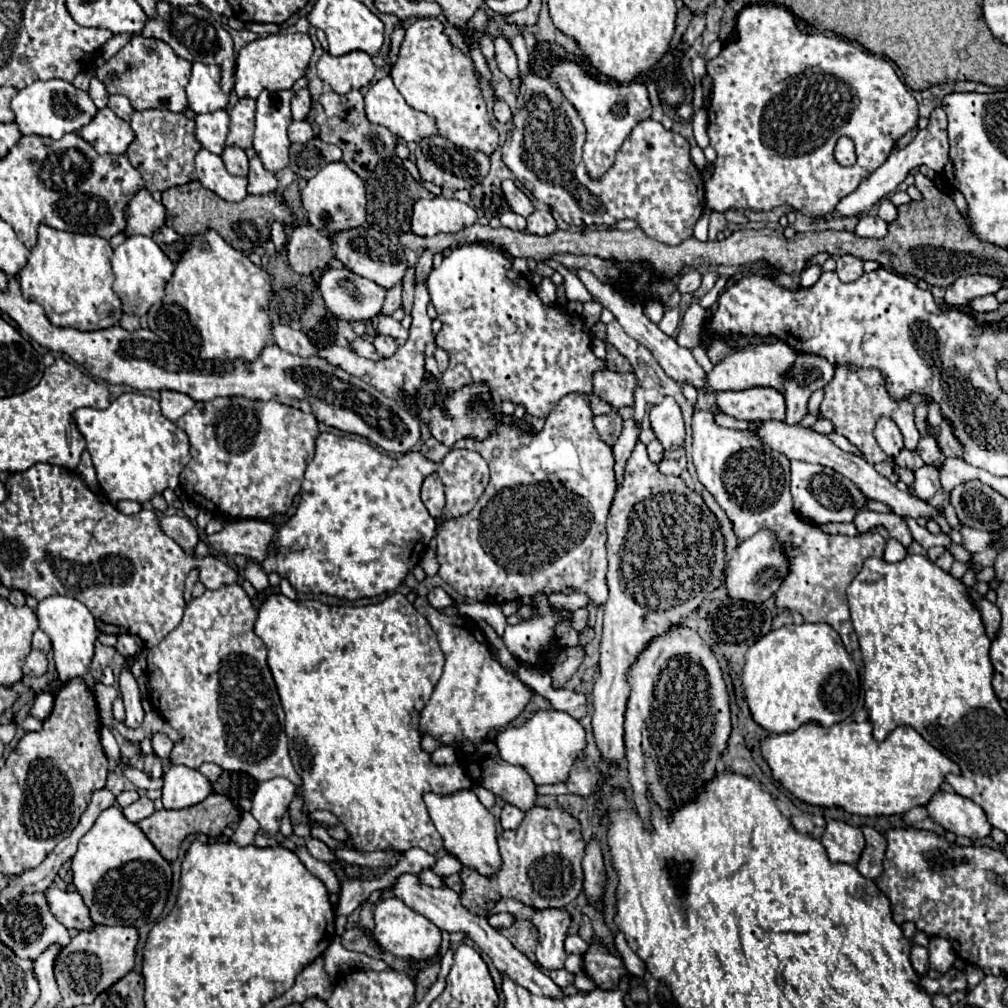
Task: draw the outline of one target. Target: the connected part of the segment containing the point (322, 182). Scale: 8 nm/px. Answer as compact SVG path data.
M336 161L320 169L308 181L302 191L302 205L308 213L310 225L314 225L324 235L354 229L366 221L366 187L364 181L344 161Z

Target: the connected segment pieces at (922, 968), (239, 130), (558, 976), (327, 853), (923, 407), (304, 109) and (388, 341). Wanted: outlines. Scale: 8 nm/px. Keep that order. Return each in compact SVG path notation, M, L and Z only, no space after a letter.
M912 945L912 953L910 953L910 963L916 969L916 973L924 975L928 971L928 951L926 947L920 945Z
M240 99L234 107L228 109L230 113L230 133L226 145L236 145L242 149L252 147L254 135L254 115L256 115L256 101L254 99Z
M537 963L536 966L561 988L571 985L574 981L574 975L568 973L565 969L548 971Z
M314 837L308 839L308 841L306 841L306 847L308 847L308 851L310 851L310 855L312 855L314 859L320 859L320 861L324 861L324 863L336 861L334 855L332 855L332 851L328 849L328 845L322 843L320 839L314 839Z
M910 395L910 403L916 405L914 413L914 423L916 429L920 431L920 437L926 437L926 417L928 417L928 403L920 395Z
M300 89L300 91L292 97L292 117L294 117L294 119L306 119L310 107L312 107L310 91L308 91L308 89Z
M378 335L378 337L374 339L374 347L376 347L376 351L378 351L380 357L392 357L398 345L396 345L396 339L394 339L394 337Z

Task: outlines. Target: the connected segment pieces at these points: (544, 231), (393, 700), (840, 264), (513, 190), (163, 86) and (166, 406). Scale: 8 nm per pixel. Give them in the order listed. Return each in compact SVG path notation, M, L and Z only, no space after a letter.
M534 211L528 219L528 233L534 235L550 235L556 231L556 221L550 211Z
M272 593L268 595L260 609L258 609L258 619L254 623L254 633L264 641L268 647L268 667L272 671L284 713L286 713L286 733L288 733L288 743L290 743L290 755L292 763L304 779L304 799L306 799L306 811L318 811L318 809L328 809L332 811L346 827L350 833L350 843L358 851L380 851L380 849L396 849L396 851L406 851L410 847L420 847L428 853L436 853L442 849L442 839L436 831L436 827L430 821L430 815L426 811L426 803L422 799L424 791L436 791L438 795L448 795L448 791L458 791L458 789L470 789L472 781L466 775L466 769L460 763L454 763L450 767L440 767L432 763L432 757L422 751L420 747L420 731L418 731L418 717L420 709L424 703L430 699L444 667L444 653L438 647L436 633L432 631L428 619L420 615L414 605L402 595L402 593L392 593L380 603L372 605L326 605L318 599L302 599L302 601L292 601L282 593Z
M838 255L836 257L836 273L838 273L840 281L844 281L844 283L856 281L864 273L862 265L864 265L864 261L854 255Z
M504 181L502 183L502 191L504 191L504 195L506 195L506 201L508 201L508 205L510 205L510 209L514 211L514 213L518 213L518 215L522 215L522 217L528 217L532 211L534 211L534 205L532 205L532 201L528 199L528 195L524 193L524 191L520 191L516 185L514 185L514 181Z
M132 37L106 65L96 69L96 77L106 85L110 95L122 93L130 99L136 111L142 109L168 109L176 113L184 113L188 109L186 101L186 85L190 79L192 63L178 57L172 47L164 41L150 37Z
M164 391L162 399L160 399L160 407L162 407L162 413L170 421L178 421L186 411L190 411L194 407L194 401L186 393Z

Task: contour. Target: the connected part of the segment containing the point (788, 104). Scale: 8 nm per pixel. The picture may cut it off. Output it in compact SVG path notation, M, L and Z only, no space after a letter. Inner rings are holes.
M748 5L748 7L744 7L736 19L736 41L724 45L722 51L714 59L708 61L706 71L714 79L712 101L708 107L708 137L710 137L710 147L714 147L714 151L716 151L716 171L714 171L712 179L706 181L706 207L712 211L728 211L728 209L770 211L782 203L788 203L794 211L800 211L808 217L824 215L824 213L832 211L832 207L836 207L836 203L844 195L852 193L860 185L860 179L864 179L864 175L878 169L888 159L890 149L894 149L898 137L906 135L918 123L918 103L912 97L912 93L908 91L908 87L900 81L894 67L886 59L874 57L872 53L864 53L862 49L852 45L848 39L842 39L836 35L826 37L824 33L818 33L818 35L800 33L794 23L794 15L788 9L778 7L778 5ZM844 135L854 141L856 151L858 151L858 163L854 167L838 165L832 155L838 137L844 137Z

